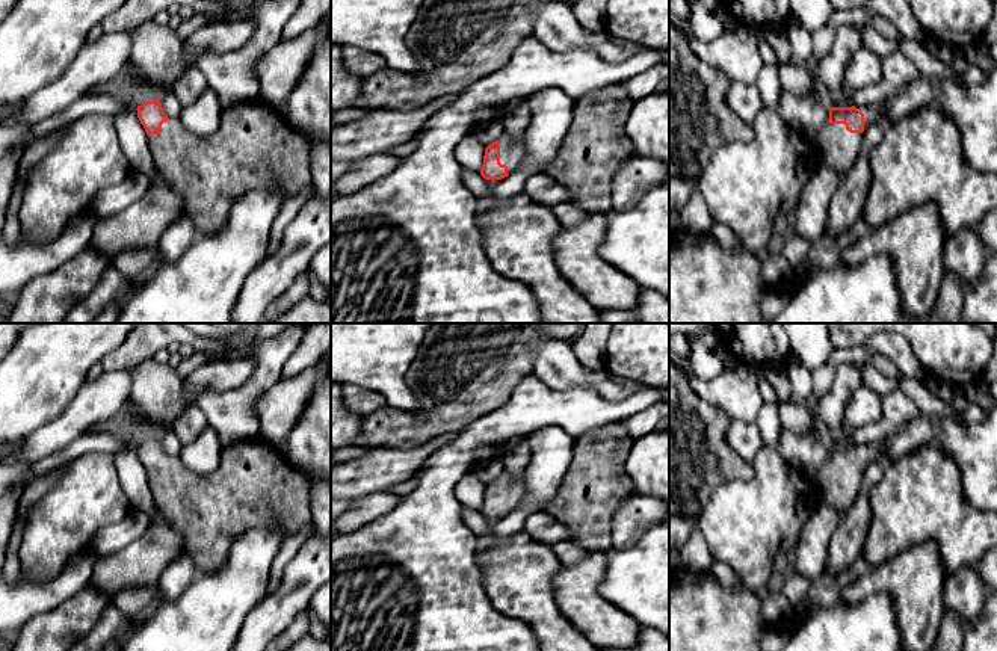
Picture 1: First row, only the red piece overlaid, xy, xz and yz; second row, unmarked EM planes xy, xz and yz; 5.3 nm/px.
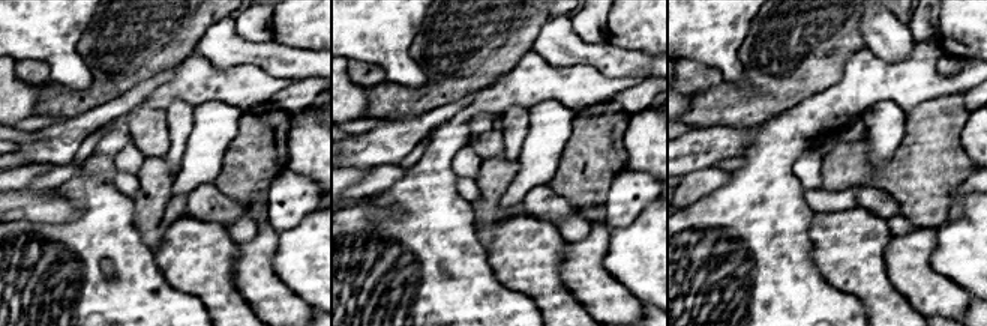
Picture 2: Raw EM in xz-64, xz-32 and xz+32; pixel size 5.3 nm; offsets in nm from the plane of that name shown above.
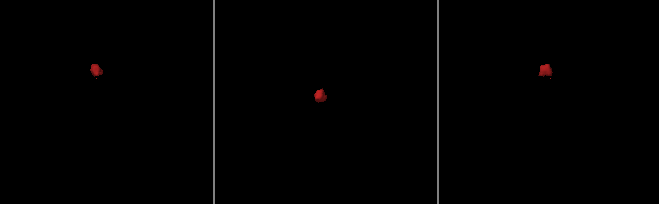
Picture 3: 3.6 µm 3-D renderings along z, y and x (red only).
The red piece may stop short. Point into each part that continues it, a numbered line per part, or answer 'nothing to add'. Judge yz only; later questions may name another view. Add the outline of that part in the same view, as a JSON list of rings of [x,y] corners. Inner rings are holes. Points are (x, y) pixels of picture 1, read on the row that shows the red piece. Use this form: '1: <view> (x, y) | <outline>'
1: yz (834, 147) | [[[826,122],[819,134],[810,140],[810,151],[817,166],[834,169],[840,178],[863,153],[861,148],[863,133],[850,133],[844,124]]]

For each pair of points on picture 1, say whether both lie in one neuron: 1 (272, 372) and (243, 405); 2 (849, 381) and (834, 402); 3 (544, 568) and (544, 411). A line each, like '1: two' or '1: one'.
1: one
2: one
3: two

